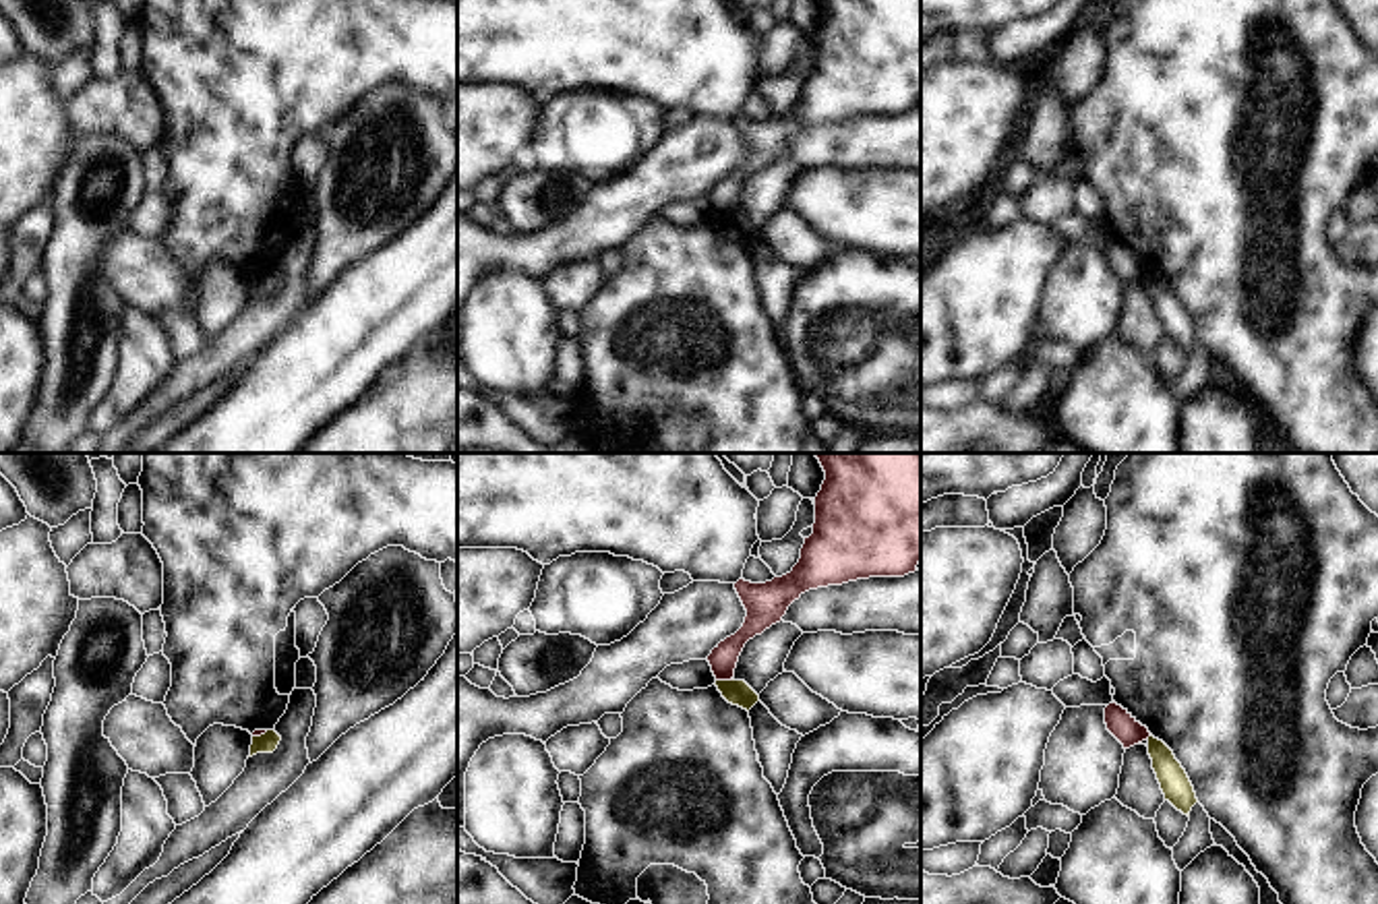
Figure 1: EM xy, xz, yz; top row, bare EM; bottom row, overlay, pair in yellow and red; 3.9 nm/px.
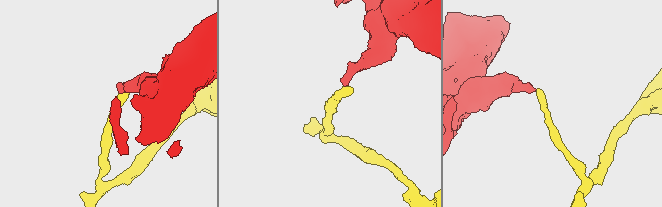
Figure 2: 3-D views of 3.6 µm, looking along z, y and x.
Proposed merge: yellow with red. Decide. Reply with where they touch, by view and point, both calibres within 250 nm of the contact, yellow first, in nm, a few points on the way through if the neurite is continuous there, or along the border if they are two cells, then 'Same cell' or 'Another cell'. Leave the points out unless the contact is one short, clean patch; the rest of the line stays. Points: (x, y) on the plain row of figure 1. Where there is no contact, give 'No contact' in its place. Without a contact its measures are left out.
Touches yellow at xz (725, 218). Thickness 100 nm (yellow) against 110 nm. Boundary: xz (733, 216), (716, 218). Another cell.

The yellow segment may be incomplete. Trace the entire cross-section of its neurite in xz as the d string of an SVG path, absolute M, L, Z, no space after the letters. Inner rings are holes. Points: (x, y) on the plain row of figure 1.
M716 217L714 221L728 240L747 248L759 238L759 232L745 217Z

